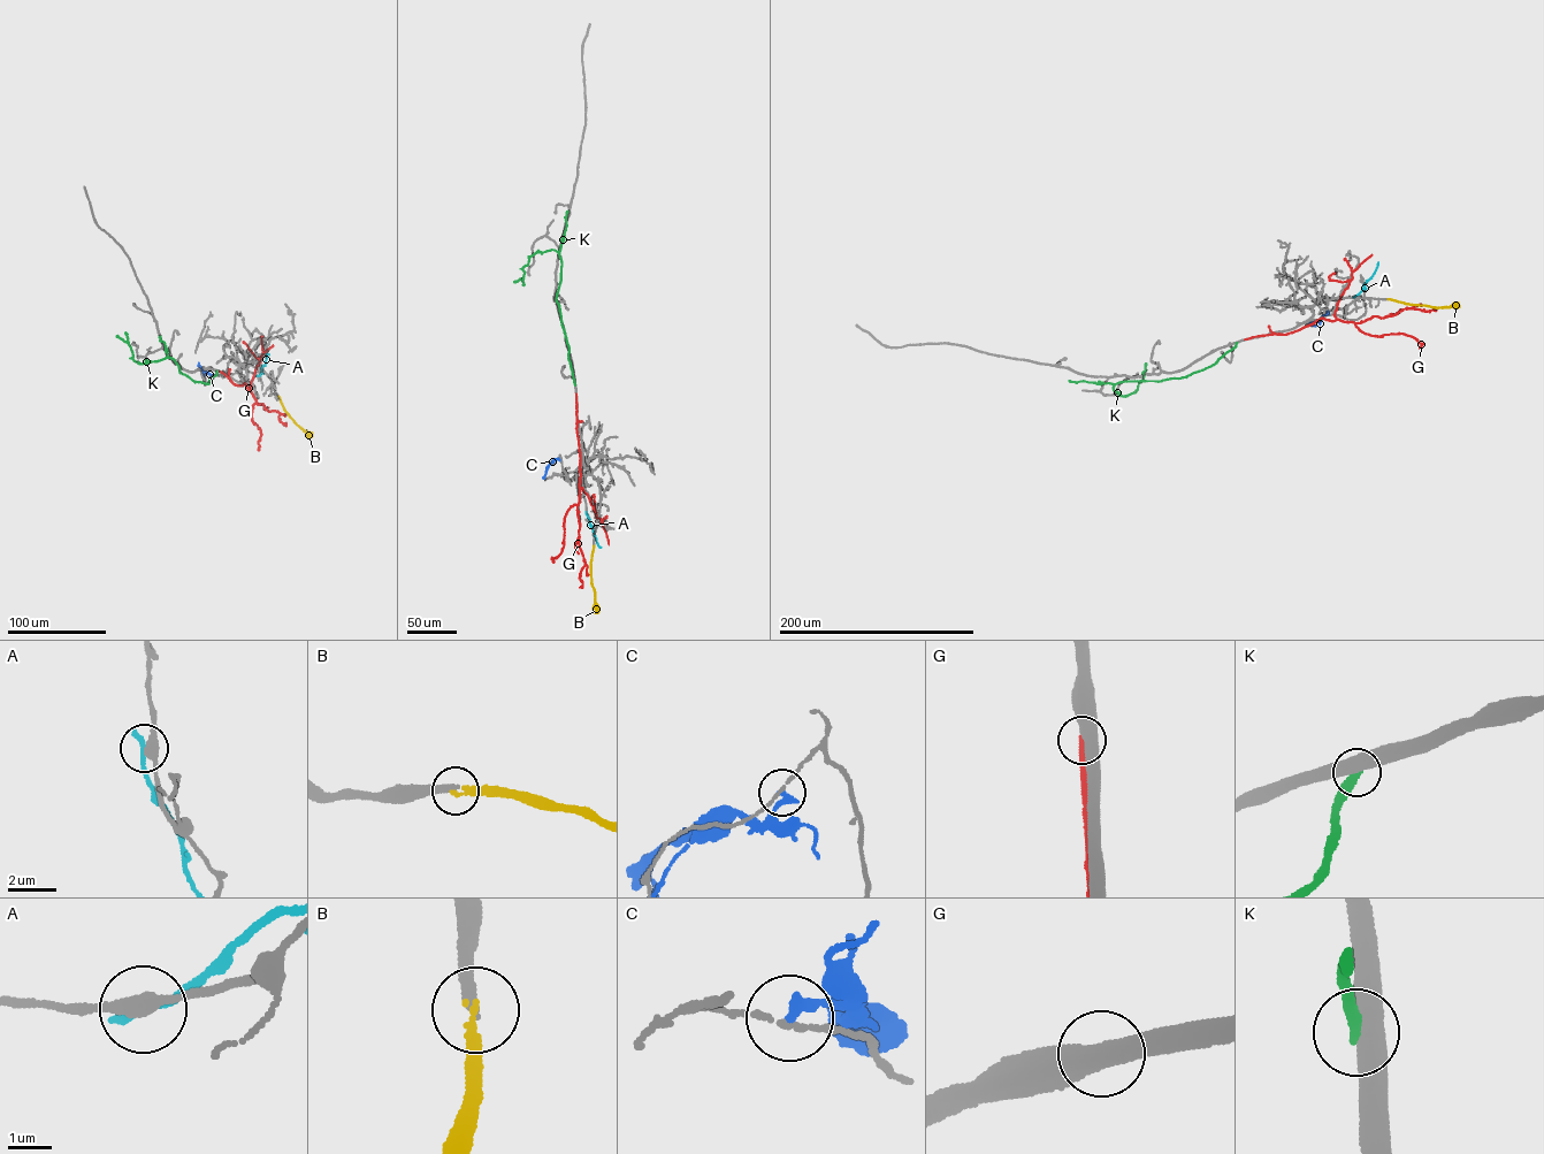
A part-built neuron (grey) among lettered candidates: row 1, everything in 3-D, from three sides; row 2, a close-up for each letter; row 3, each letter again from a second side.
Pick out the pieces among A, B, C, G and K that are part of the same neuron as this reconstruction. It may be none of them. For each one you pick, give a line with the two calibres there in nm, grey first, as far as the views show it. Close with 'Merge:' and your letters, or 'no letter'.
B: calibres 280 and 200 nm
Merge: B

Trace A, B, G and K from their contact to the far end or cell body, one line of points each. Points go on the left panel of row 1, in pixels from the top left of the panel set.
A: (255, 375), (266, 364), (266, 353)
B: (279, 396), (293, 421), (311, 434)
G: (219, 371), (235, 384), (245, 383), (257, 404), (280, 413), (283, 425)
K: (216, 371), (205, 383), (180, 373), (172, 358), (139, 364), (132, 358), (128, 343), (116, 335)

